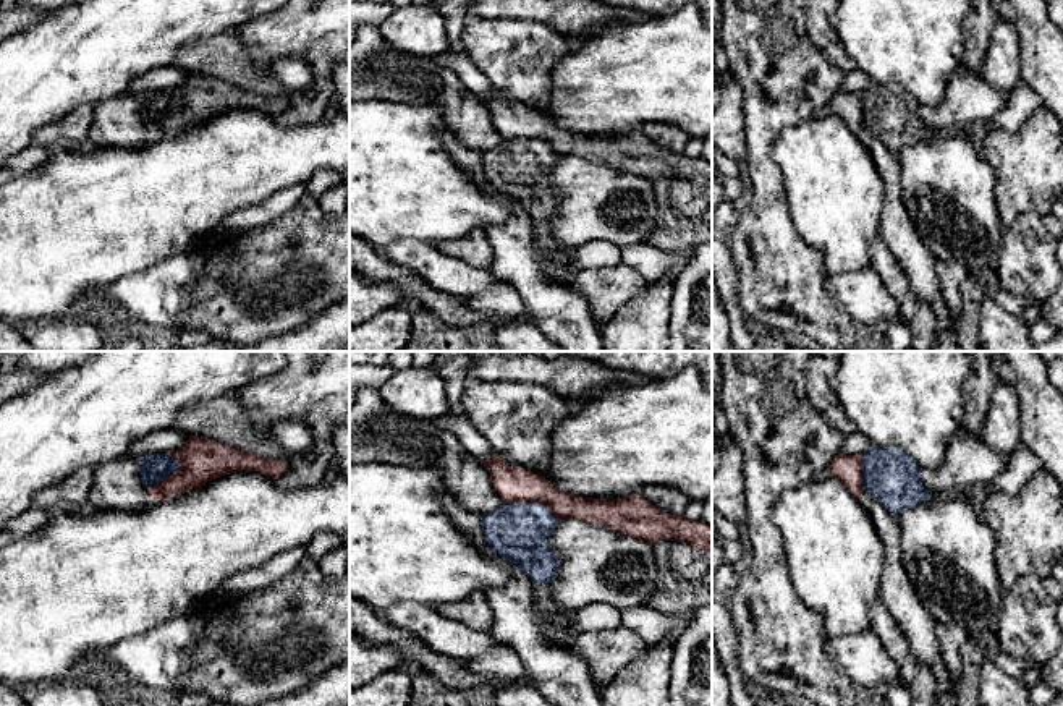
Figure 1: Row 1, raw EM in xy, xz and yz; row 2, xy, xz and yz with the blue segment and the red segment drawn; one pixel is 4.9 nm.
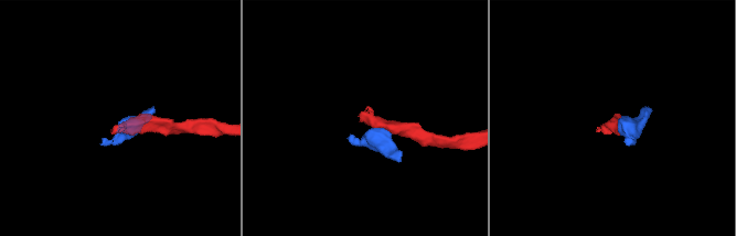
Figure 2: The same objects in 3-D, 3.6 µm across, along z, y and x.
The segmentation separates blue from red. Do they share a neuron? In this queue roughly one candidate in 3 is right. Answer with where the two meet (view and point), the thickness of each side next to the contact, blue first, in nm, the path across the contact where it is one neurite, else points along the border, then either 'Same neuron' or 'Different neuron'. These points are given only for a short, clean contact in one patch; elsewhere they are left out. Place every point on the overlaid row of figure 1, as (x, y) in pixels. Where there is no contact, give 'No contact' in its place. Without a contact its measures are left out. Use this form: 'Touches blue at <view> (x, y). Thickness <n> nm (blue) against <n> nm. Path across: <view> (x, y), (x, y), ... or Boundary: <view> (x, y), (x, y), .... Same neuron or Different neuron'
Touches blue at xz (531, 502). Thickness 300 nm (blue) against 180 nm. Boundary: xz (503, 501), (541, 501), (559, 518). Different neuron

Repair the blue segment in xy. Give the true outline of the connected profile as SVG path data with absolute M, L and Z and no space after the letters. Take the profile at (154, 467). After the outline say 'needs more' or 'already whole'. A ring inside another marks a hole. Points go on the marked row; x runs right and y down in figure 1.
M147 453L138 458L141 481L147 487L155 486L172 473L180 470L180 463L168 453Z | already whole

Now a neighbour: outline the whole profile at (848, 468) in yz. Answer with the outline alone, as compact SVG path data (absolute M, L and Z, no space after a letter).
M836 455L832 463L814 474L812 479L824 481L830 476L841 481L856 499L864 492L861 455Z

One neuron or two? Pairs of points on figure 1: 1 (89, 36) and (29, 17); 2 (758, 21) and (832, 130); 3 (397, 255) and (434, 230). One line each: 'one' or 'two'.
1: two
2: two
3: two

